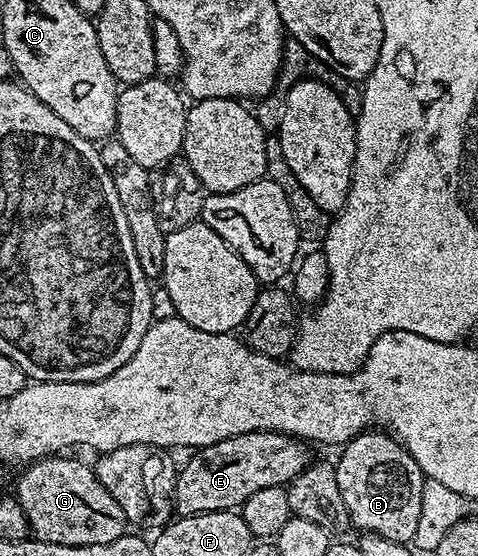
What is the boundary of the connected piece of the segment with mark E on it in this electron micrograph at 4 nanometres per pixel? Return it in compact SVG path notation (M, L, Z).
M252 431L227 437L215 445L194 450L177 473L178 516L200 515L202 511L231 511L241 508L259 489L285 487L305 472L311 462L308 442L282 435L280 431Z

